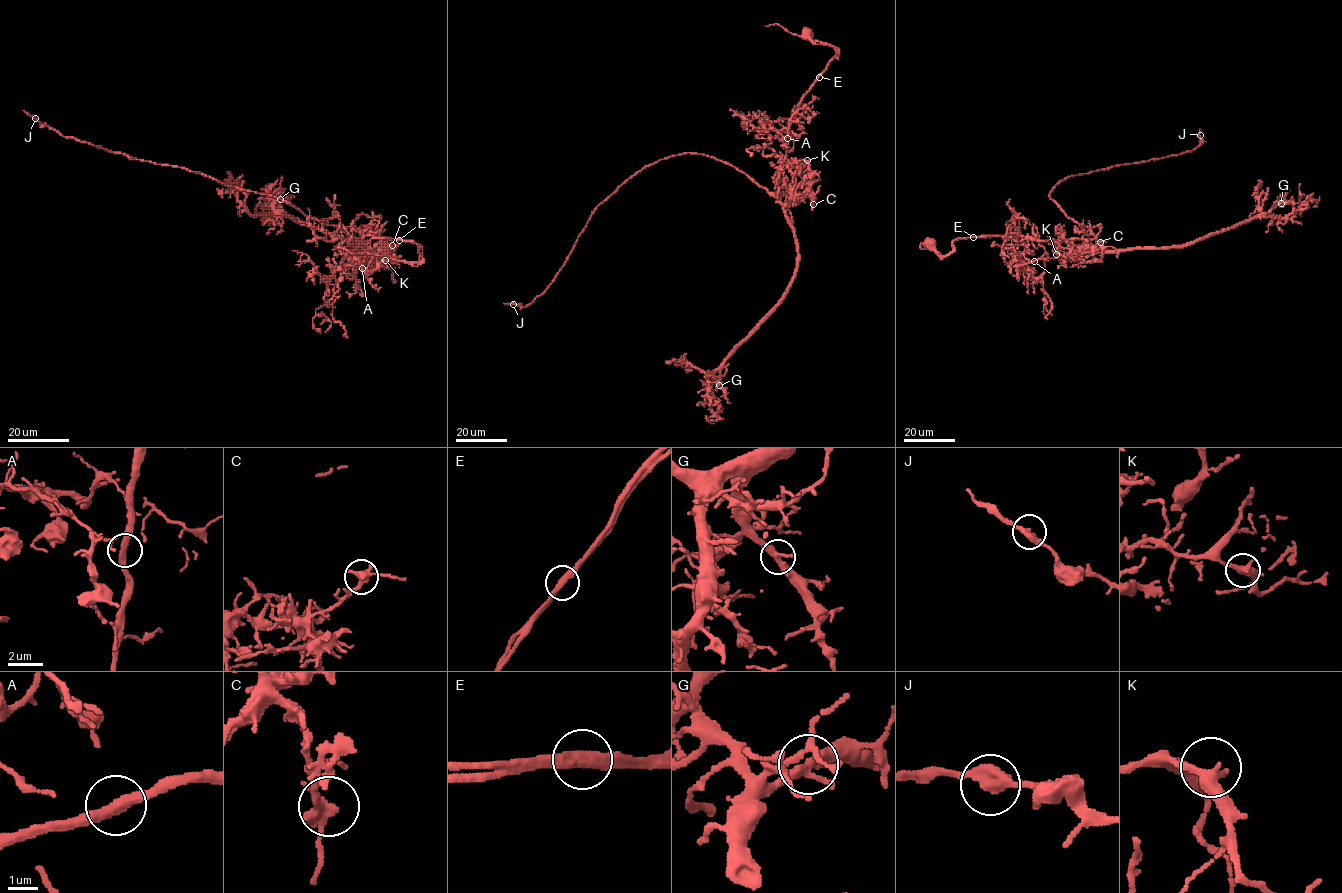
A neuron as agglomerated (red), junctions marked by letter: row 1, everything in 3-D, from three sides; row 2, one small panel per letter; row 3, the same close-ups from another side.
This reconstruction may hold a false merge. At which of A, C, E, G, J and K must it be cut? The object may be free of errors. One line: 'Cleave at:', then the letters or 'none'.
Cleave at: E

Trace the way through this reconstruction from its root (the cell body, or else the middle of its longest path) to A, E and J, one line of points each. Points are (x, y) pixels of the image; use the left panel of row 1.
A: (382, 249), (394, 260), (419, 261), (411, 240), (372, 238), (352, 244), (362, 268)
E: (382, 249), (383, 253), (394, 260), (418, 262), (419, 247), (411, 240), (399, 240)
J: (382, 249), (394, 260), (419, 261), (411, 240), (355, 244), (343, 229), (279, 199), (64, 137), (35, 118)

